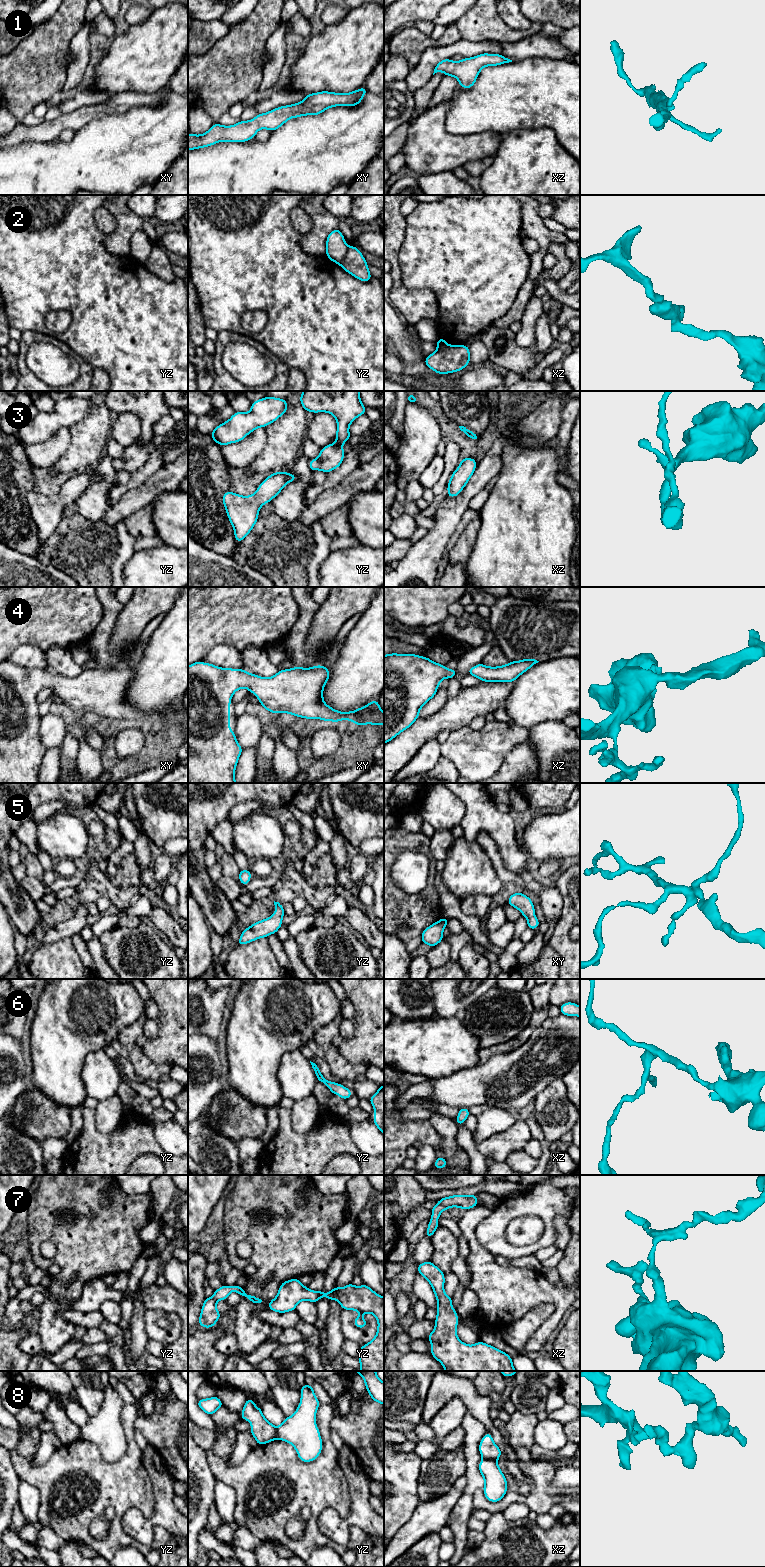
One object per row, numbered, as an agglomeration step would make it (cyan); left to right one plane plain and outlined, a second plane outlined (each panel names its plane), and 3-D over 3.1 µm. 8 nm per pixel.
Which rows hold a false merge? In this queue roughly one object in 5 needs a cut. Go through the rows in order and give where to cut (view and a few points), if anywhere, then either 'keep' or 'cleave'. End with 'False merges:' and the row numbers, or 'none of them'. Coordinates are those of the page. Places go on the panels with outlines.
1: no cut | keep
2: yz (348, 247), (345, 256), (339, 264) | cleave
3: no cut | keep
4: no cut | keep
5: no cut | keep
6: no cut | keep
7: no cut | keep
8: xz (483, 1458), (496, 1461) | cleave
False merges: 2, 8

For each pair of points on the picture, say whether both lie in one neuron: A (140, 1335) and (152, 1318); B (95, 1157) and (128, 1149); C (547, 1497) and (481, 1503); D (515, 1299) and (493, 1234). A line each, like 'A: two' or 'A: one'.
A: two
B: one
C: one
D: two

